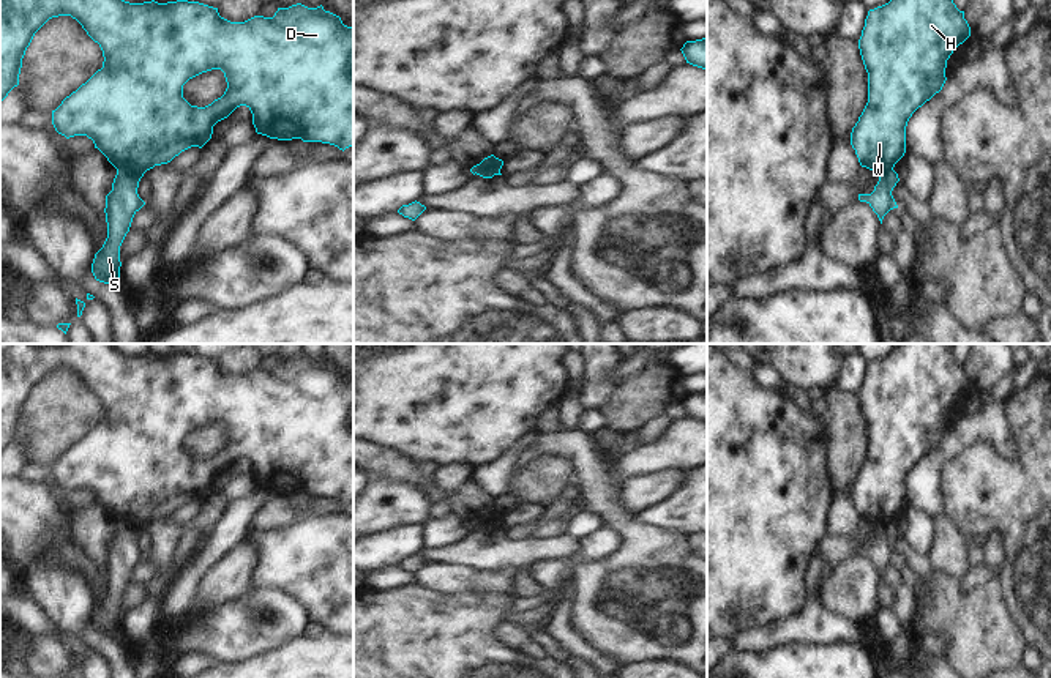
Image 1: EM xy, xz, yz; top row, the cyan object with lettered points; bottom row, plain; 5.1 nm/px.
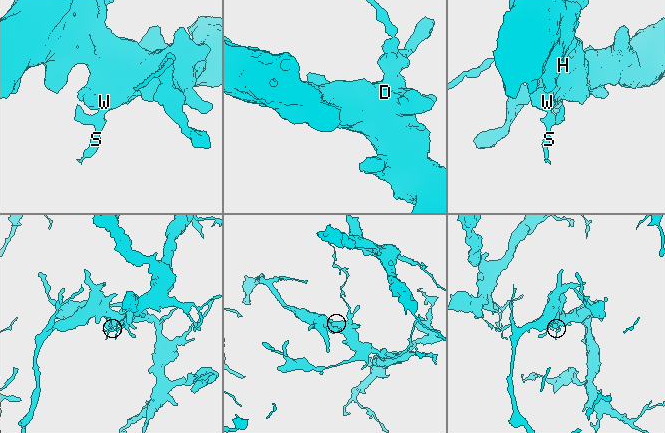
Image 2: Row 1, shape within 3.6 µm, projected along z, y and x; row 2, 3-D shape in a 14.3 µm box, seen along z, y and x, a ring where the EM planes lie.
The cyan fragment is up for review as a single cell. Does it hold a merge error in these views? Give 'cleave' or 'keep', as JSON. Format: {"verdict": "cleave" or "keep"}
{"verdict": "cleave"}

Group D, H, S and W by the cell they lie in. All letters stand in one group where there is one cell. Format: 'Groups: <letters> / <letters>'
Groups: D H W / S.

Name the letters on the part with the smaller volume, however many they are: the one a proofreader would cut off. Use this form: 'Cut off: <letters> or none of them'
Cut off: S

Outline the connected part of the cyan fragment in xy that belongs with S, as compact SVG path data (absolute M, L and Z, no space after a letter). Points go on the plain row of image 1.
M117 523L112 544L106 549L107 591L92 617L92 626L99 635L120 635L120 599L129 585L134 568L145 558L137 547L142 530L134 523Z

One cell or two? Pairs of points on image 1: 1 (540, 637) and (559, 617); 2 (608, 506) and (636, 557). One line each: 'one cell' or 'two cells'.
1: two cells
2: one cell

